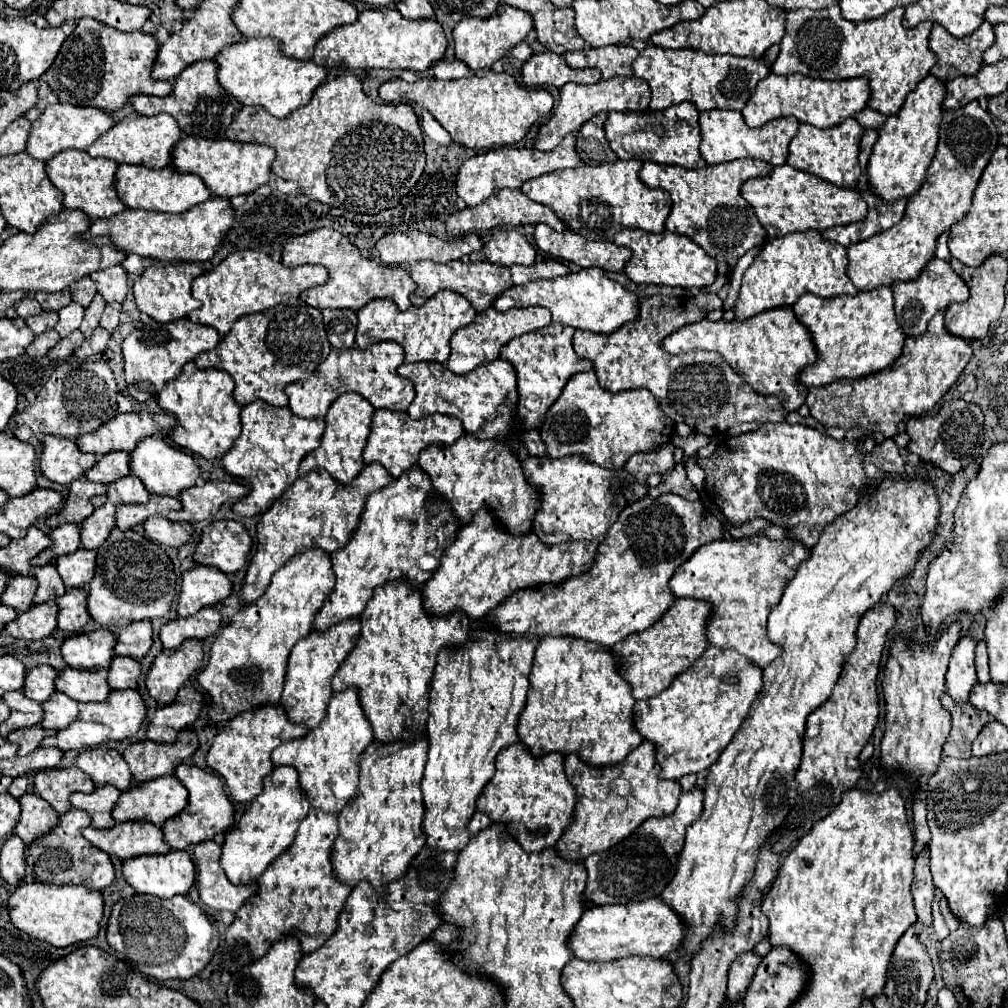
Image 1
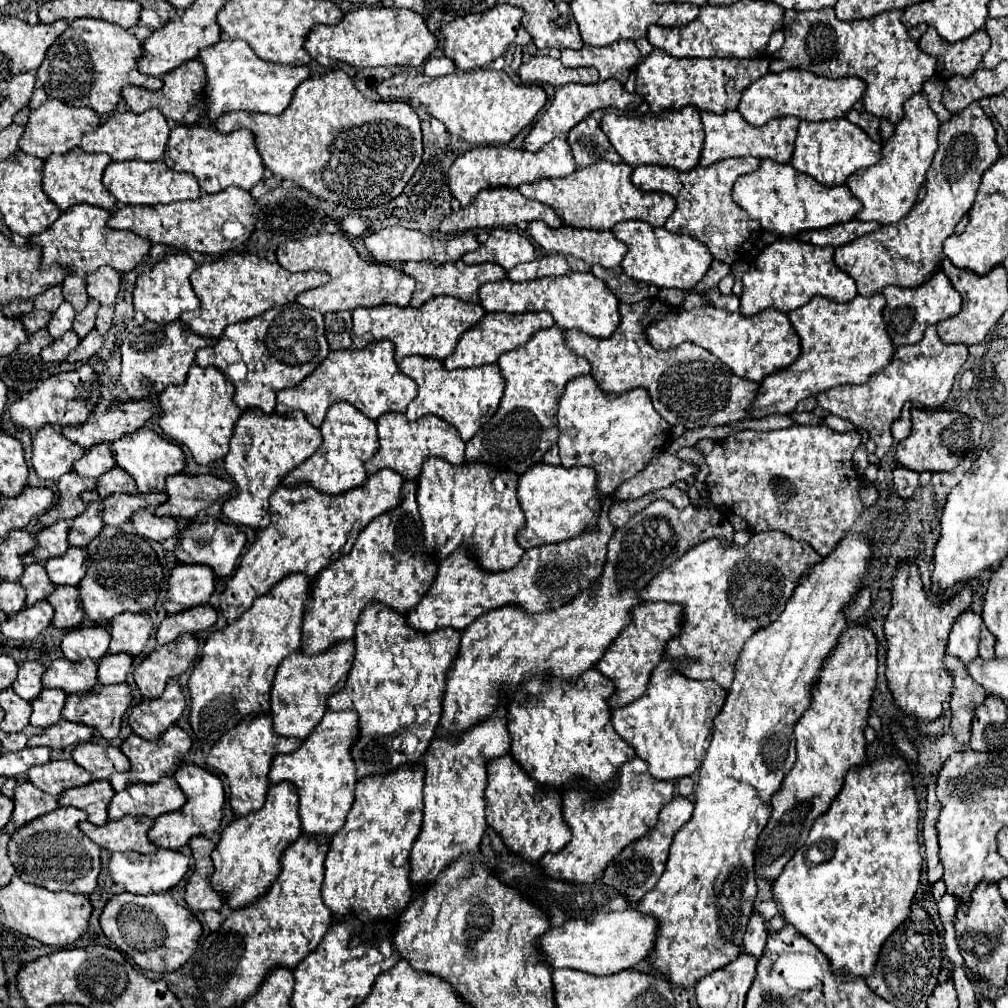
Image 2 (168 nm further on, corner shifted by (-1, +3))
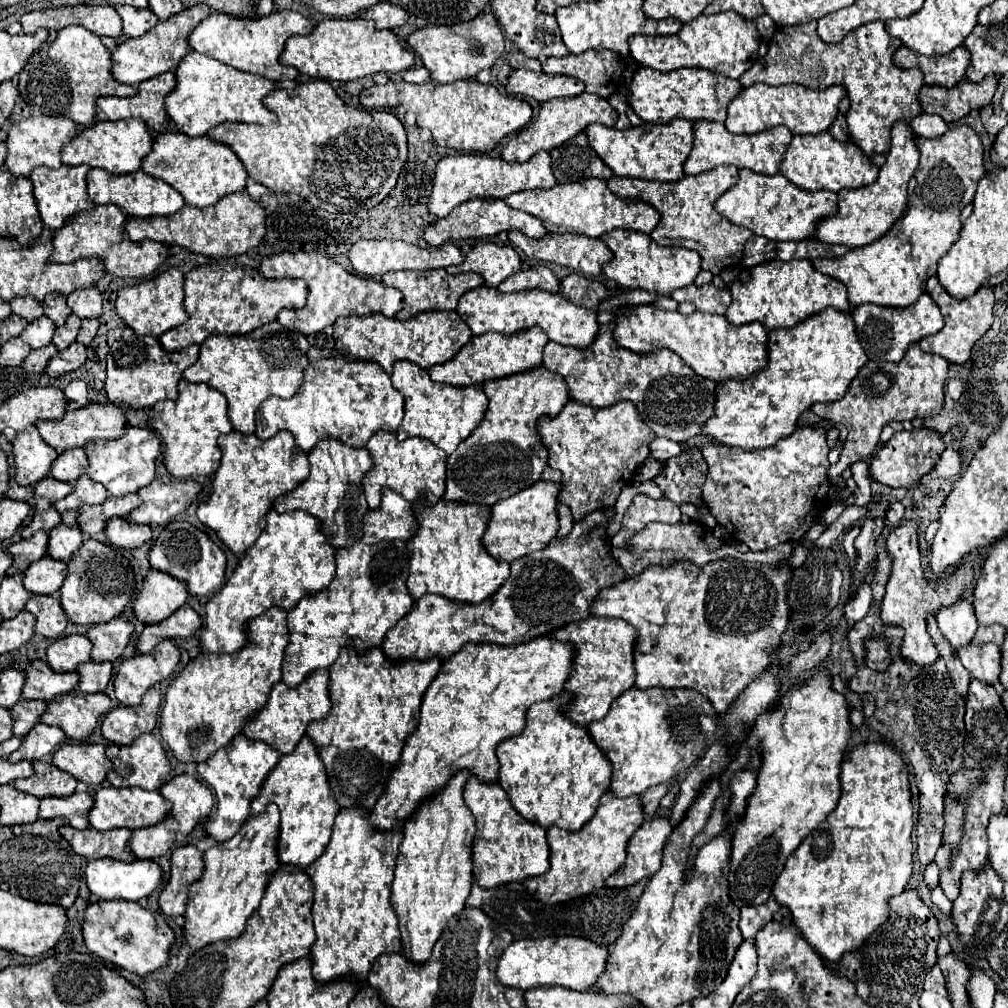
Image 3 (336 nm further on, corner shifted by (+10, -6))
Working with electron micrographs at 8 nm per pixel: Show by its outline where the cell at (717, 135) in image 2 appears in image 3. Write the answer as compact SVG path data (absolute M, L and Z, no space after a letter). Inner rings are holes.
M709 120L693 122L693 132L695 132L695 144L689 158L685 160L685 174L701 174L717 166L725 166L725 164L733 164L737 168L749 168L759 174L777 174L783 154L793 136L785 126L775 126L761 134L735 136L727 132L723 122L709 122Z

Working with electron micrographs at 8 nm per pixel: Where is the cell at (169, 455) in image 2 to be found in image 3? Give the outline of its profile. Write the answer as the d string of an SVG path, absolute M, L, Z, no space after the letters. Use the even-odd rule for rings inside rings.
M129 426L127 432L117 440L95 440L85 444L83 448L89 458L87 476L95 482L101 482L111 496L127 496L127 492L135 494L143 486L151 484L155 478L157 460L161 458L161 440L155 432L147 428Z

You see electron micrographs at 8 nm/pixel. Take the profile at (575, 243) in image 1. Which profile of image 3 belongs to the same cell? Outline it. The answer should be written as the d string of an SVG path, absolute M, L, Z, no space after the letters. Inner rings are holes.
M511 230L509 232L509 240L513 246L521 248L527 258L531 260L539 260L539 262L555 262L561 266L569 266L577 272L581 272L583 276L599 276L603 272L603 266L613 260L613 252L609 252L609 248L599 240L599 238L587 238L581 234L547 234L545 238L529 238L523 232Z

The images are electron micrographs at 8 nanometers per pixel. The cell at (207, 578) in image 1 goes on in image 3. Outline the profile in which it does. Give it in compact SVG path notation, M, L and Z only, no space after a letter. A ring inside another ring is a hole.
M151 570L133 604L133 610L143 624L163 622L185 604L187 596L189 592L185 592L185 584L181 584L181 580L173 580L173 576L159 570Z

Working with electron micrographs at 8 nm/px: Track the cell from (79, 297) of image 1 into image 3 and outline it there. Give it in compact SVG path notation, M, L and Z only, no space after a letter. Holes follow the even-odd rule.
M61 292L49 294L49 296L43 300L43 304L45 304L45 316L49 316L57 326L65 324L67 316L69 316L71 312L69 312L69 306L67 306L67 302L65 302L65 296L61 296Z

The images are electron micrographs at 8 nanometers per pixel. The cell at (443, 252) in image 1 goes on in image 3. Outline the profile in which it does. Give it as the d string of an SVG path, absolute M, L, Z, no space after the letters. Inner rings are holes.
M359 240L349 250L349 260L355 272L363 278L379 278L391 270L433 270L447 268L451 264L461 264L465 260L463 252L455 244L443 244L439 248L421 248L401 240Z

